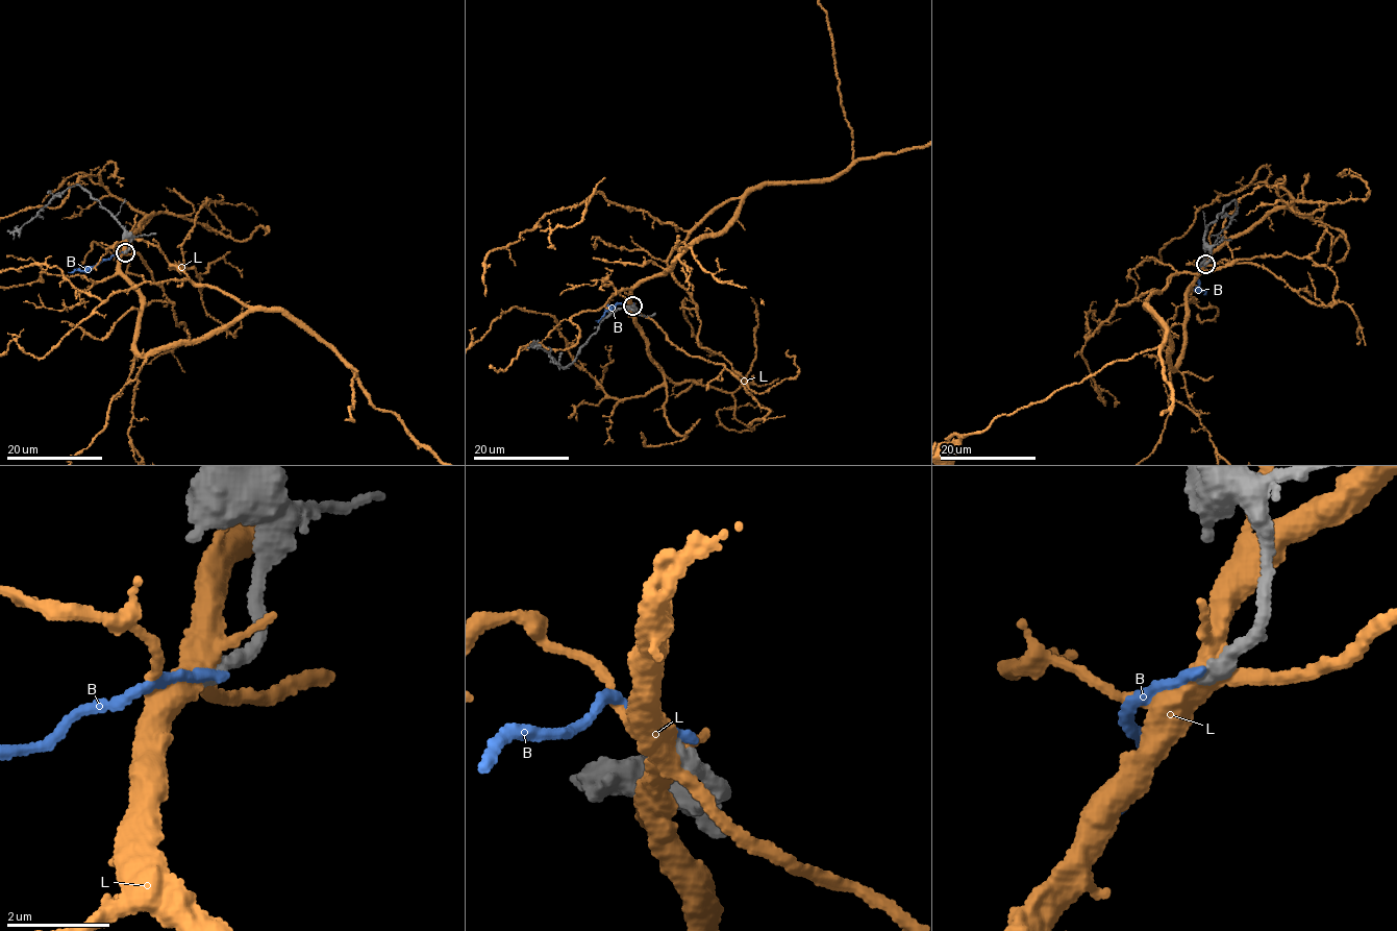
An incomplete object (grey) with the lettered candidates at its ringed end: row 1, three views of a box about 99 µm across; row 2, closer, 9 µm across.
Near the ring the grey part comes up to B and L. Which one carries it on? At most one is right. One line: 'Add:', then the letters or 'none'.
Add: none

